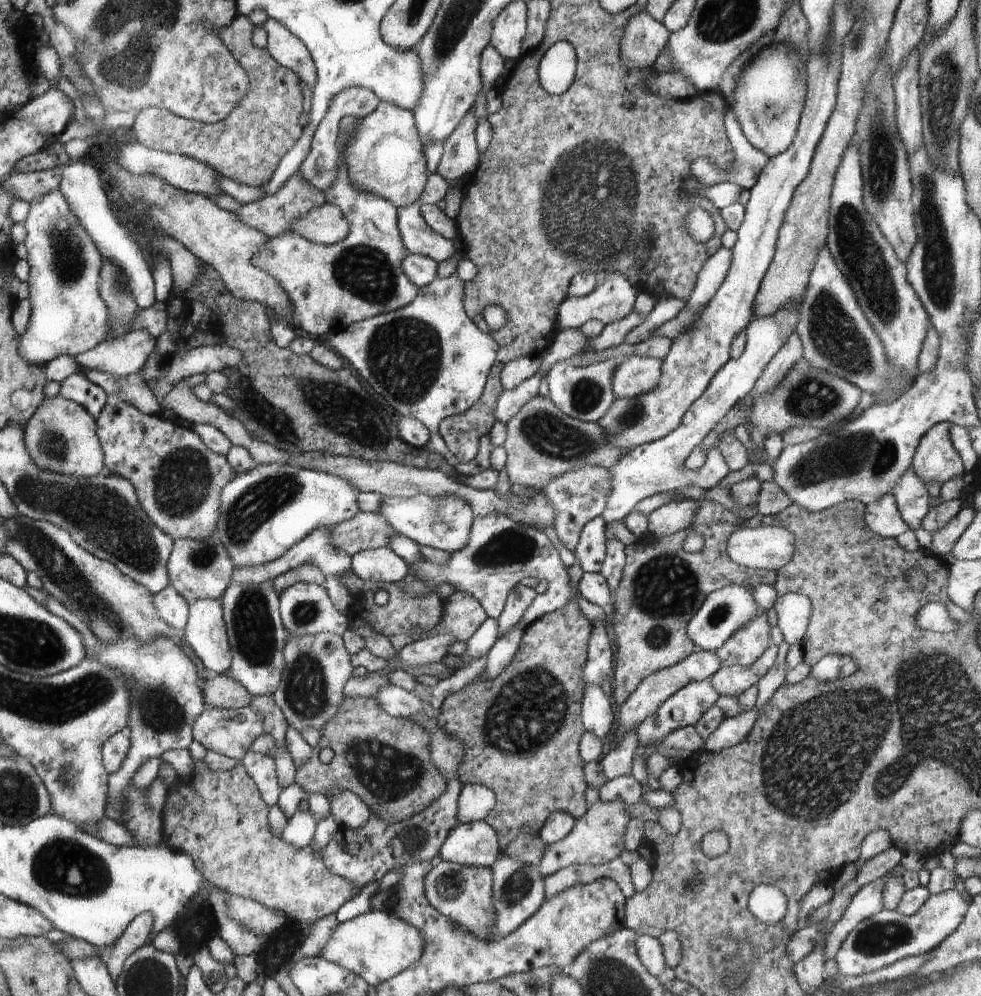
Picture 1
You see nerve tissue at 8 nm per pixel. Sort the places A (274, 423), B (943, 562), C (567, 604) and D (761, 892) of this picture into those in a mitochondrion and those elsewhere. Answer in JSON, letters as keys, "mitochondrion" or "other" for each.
{"A":"mitochondrion","B":"other","C":"other","D":"other"}

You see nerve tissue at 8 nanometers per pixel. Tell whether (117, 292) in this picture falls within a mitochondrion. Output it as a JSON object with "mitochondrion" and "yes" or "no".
{"mitochondrion":"yes"}

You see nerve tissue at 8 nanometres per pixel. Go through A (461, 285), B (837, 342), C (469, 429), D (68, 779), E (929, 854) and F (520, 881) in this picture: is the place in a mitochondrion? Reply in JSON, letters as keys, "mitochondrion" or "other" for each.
{"A":"other","B":"mitochondrion","C":"other","D":"mitochondrion","E":"other","F":"mitochondrion"}

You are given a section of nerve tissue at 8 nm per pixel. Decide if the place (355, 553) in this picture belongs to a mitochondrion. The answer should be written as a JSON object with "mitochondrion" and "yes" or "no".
{"mitochondrion":"no"}

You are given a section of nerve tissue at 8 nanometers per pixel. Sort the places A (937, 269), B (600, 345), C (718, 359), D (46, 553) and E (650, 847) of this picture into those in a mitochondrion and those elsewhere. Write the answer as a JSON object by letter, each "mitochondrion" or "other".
{"A":"mitochondrion","B":"other","C":"other","D":"mitochondrion","E":"other"}

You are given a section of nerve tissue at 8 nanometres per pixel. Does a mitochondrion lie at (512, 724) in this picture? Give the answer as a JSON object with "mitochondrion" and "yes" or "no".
{"mitochondrion":"yes"}

